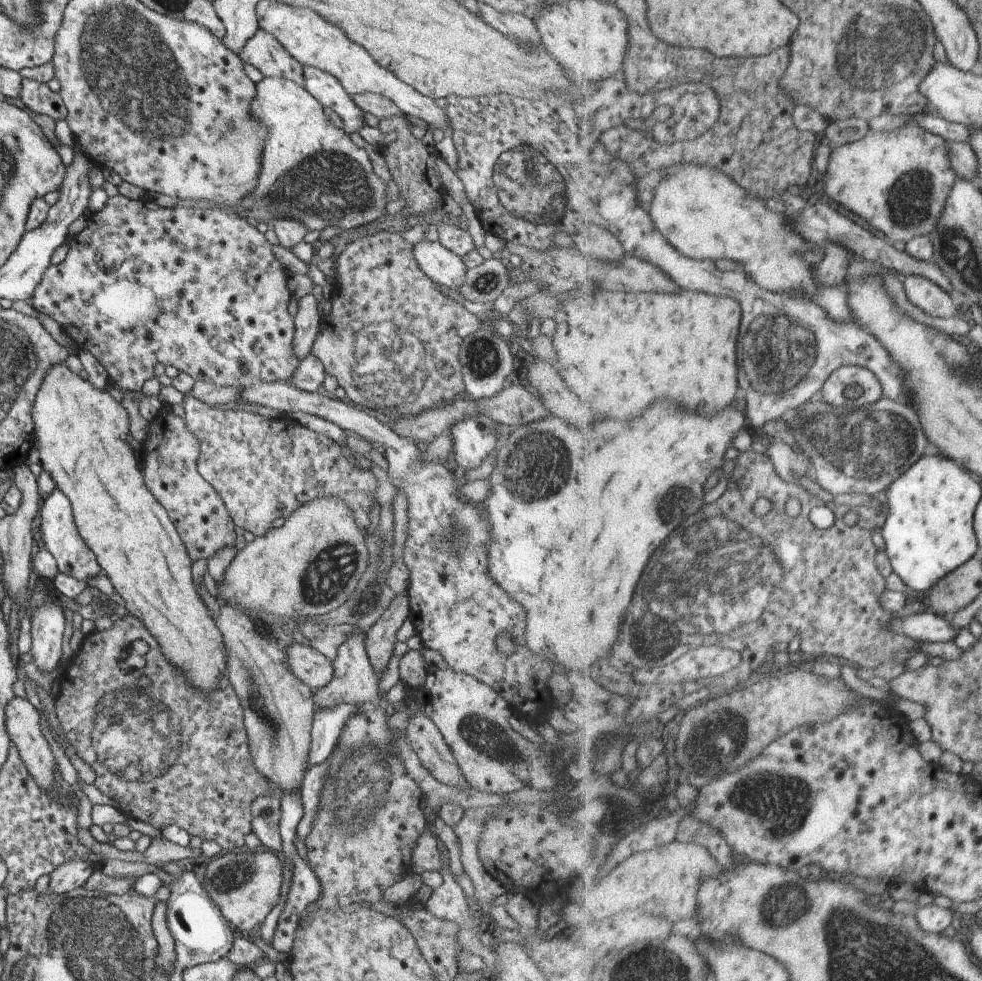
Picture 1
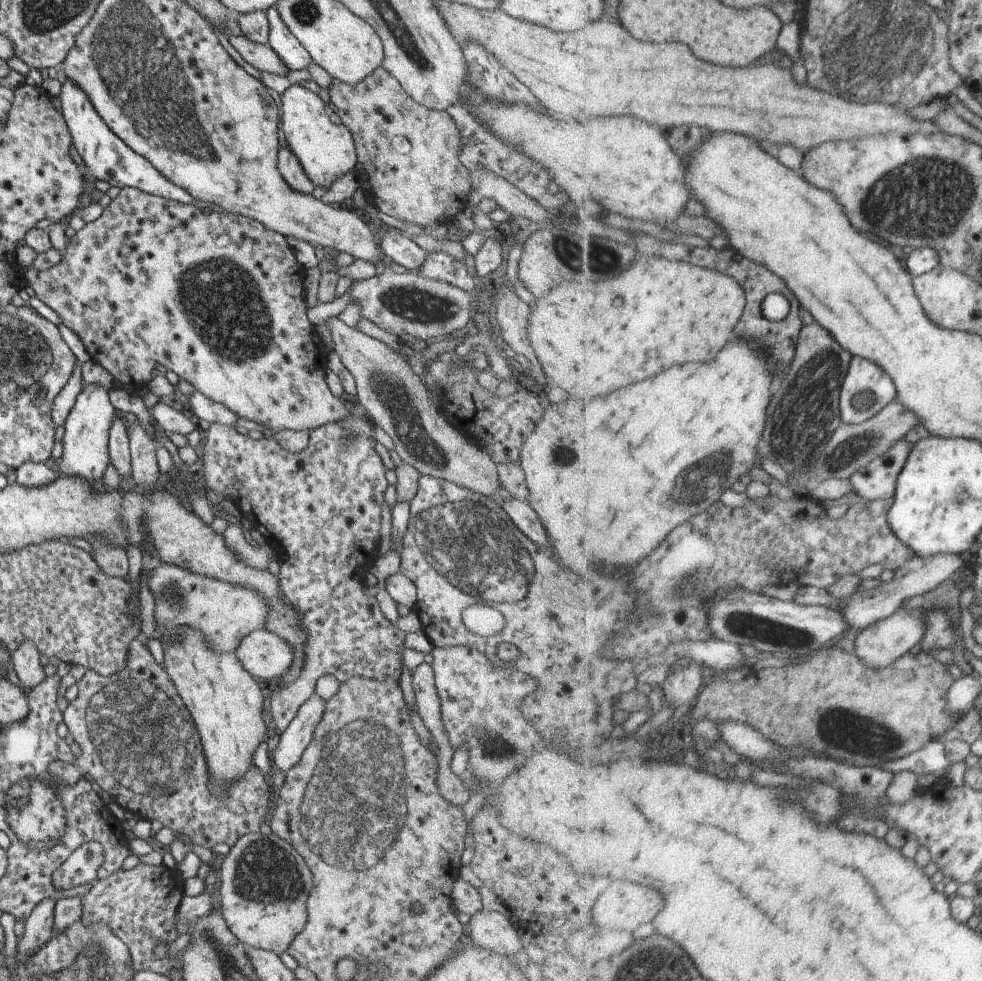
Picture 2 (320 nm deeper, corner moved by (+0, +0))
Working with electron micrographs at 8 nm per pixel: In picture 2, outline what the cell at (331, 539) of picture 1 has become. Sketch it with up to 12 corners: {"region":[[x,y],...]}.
{"region":[[158,564],[159,637],[187,626],[218,655],[262,628],[262,594]]}

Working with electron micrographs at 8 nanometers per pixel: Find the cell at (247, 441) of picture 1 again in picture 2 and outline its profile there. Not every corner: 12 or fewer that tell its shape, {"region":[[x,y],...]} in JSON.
{"region":[[345,415],[287,452],[202,427],[207,491],[280,563],[308,636],[275,728],[323,674],[398,684],[406,633],[365,591],[384,469]]}

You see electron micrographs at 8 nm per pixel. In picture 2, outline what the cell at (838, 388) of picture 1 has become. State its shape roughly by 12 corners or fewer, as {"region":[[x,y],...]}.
{"region":[[850,361],[840,394],[845,425],[872,419],[897,399],[891,376]]}

